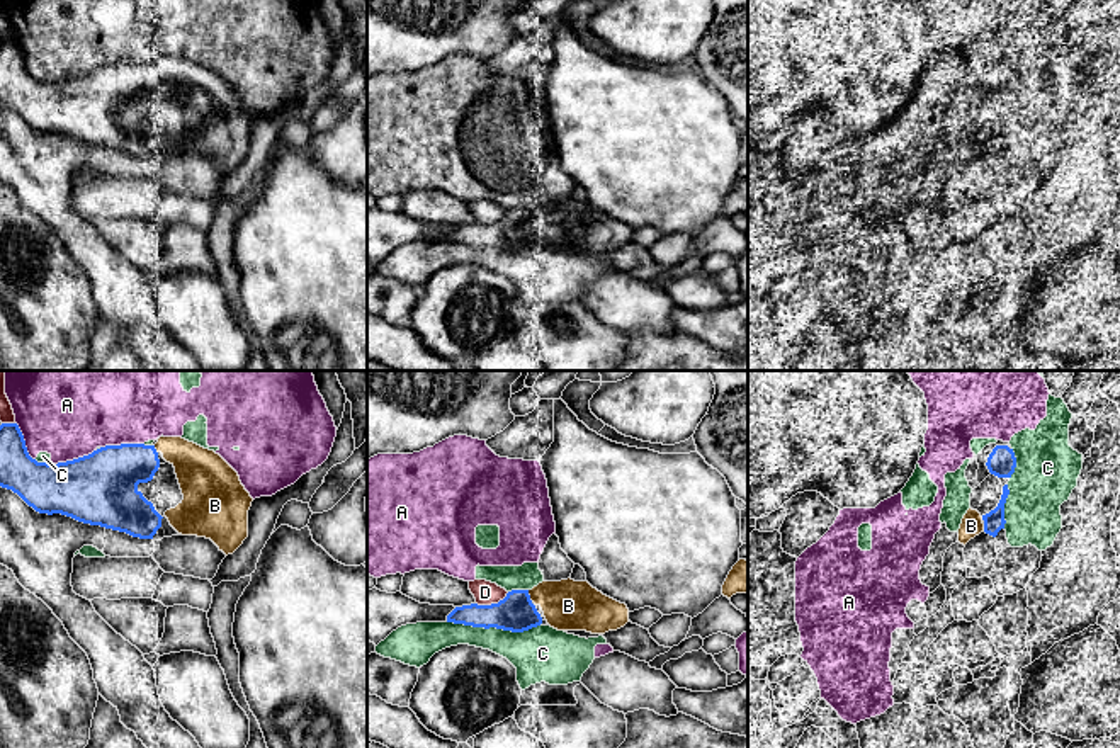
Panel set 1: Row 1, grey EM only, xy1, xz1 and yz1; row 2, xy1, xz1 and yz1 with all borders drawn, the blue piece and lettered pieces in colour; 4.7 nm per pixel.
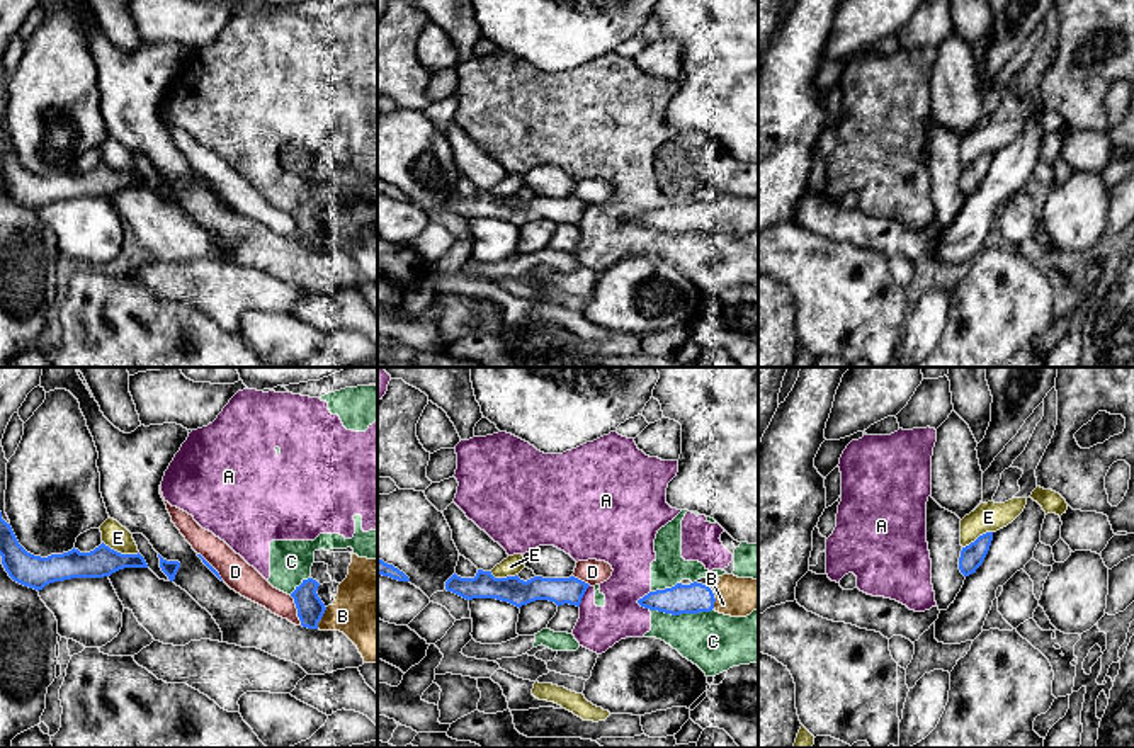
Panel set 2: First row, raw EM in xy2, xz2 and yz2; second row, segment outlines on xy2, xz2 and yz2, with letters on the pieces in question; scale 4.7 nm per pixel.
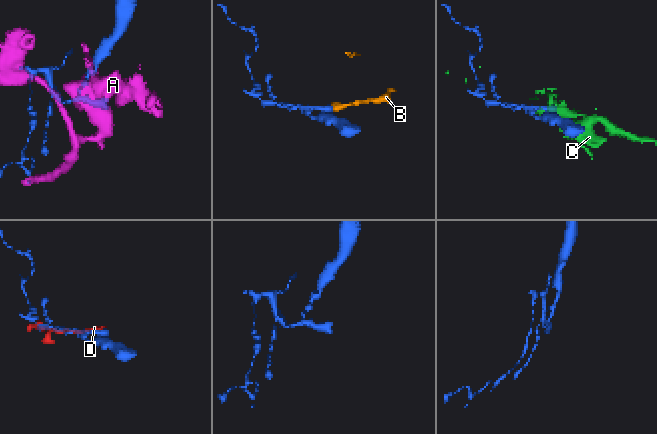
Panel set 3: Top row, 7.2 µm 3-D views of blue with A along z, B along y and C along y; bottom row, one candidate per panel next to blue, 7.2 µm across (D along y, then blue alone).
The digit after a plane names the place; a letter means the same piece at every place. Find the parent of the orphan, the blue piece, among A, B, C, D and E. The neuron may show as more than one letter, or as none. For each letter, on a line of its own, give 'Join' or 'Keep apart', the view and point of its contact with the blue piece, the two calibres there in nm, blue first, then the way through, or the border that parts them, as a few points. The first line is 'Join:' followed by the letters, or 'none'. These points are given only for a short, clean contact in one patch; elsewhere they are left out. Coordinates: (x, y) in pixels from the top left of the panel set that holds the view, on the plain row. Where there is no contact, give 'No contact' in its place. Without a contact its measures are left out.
Join: B
A: Keep apart. Touches blue at xy1 (73, 79). Thickness 340 nm (blue) against 360 nm
B: Join. Touches blue at xy2 (322, 235). Thickness 130 nm (blue) against 360 nm
C: Keep apart. Touches blue at xz1 (495, 245). Thickness 180 nm (blue) against 260 nm
D: Keep apart. Touches blue at xz1 (492, 223). Thickness 180 nm (blue) against 110 nm
E: Keep apart. Touches blue at xy2 (119, 172). Thickness 140 nm (blue) against 120 nm. Boundary: xy2 (102, 160), (121, 172), (138, 172)

